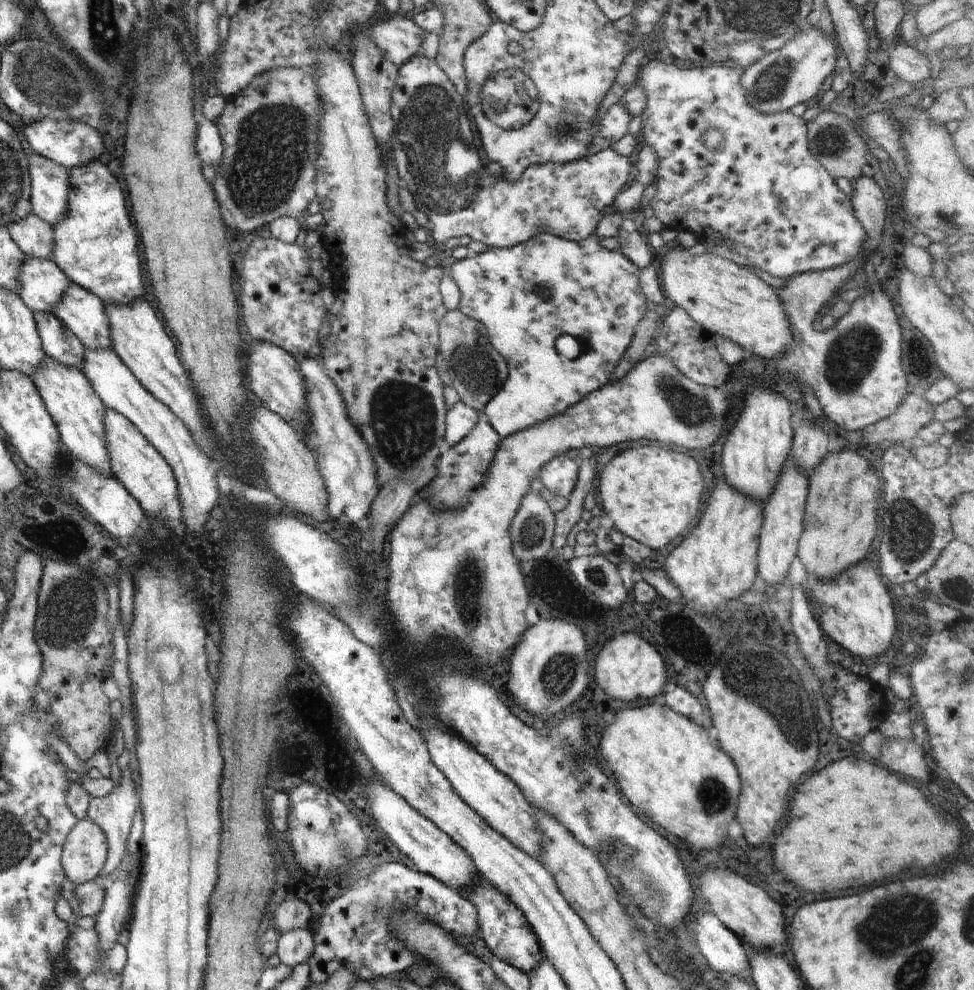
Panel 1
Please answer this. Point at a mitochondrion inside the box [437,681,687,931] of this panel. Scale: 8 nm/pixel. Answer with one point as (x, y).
(628, 856)

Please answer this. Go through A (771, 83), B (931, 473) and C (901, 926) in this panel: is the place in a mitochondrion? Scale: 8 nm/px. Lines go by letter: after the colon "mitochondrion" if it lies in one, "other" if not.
A: mitochondrion
B: other
C: mitochondrion

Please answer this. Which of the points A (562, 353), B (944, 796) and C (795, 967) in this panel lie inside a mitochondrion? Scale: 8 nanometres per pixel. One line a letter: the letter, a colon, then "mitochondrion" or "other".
A: other
B: other
C: other

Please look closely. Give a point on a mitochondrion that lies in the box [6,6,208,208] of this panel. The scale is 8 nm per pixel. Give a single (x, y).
(47, 78)

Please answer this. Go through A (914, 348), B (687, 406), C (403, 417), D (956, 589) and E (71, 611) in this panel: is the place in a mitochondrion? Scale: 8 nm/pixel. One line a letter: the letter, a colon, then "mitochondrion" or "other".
A: other
B: mitochondrion
C: mitochondrion
D: mitochondrion
E: mitochondrion

